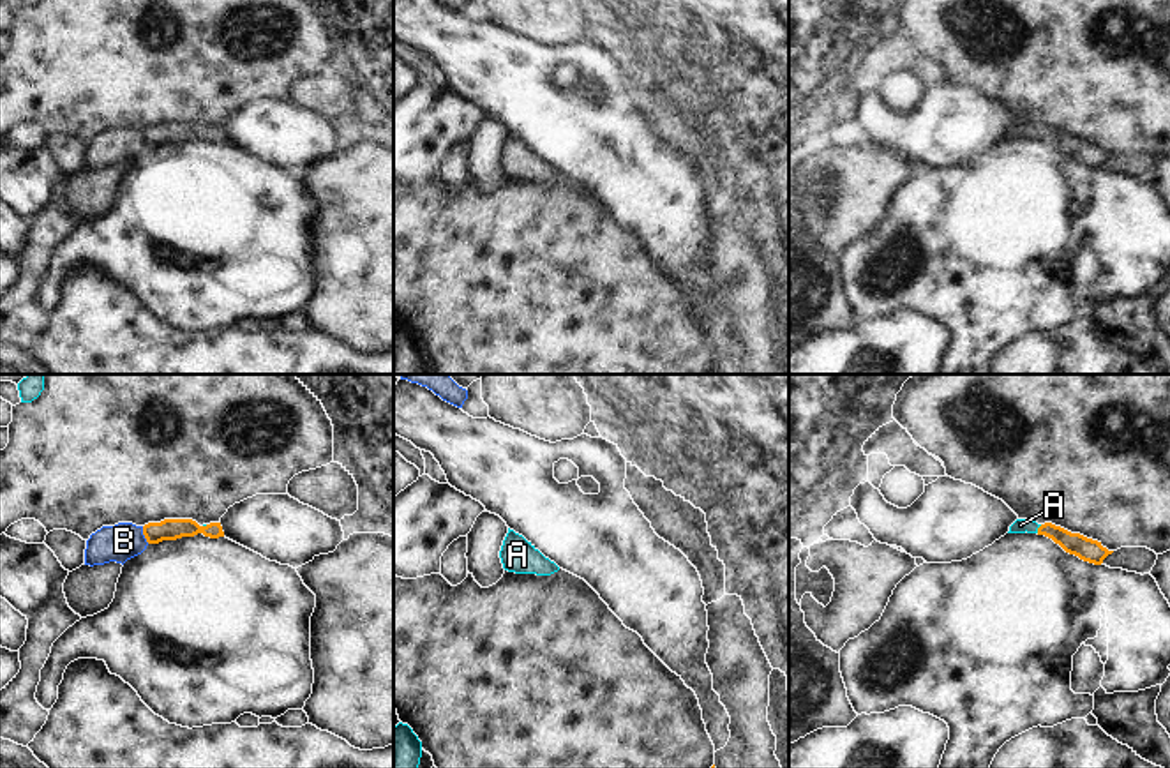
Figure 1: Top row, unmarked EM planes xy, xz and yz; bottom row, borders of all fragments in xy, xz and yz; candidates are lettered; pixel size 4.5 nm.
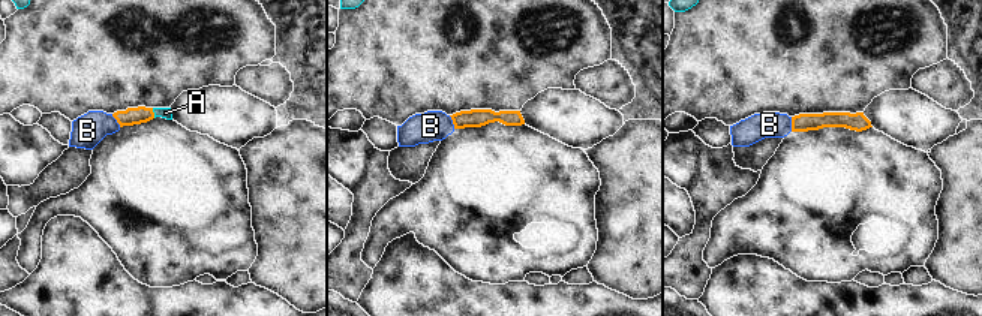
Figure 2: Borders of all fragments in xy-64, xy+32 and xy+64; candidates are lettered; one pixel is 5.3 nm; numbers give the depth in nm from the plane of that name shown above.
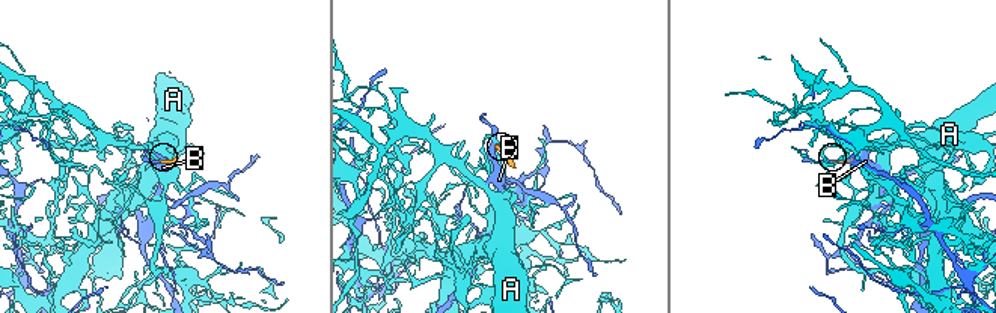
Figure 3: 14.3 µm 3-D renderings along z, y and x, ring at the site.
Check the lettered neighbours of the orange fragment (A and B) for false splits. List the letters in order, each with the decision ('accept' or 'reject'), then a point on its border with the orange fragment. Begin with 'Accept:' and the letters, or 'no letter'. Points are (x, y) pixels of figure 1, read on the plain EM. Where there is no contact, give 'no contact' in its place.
Accept: A
A: accept; contact yz (1038, 133)
B: reject; contact xy (143, 138)

